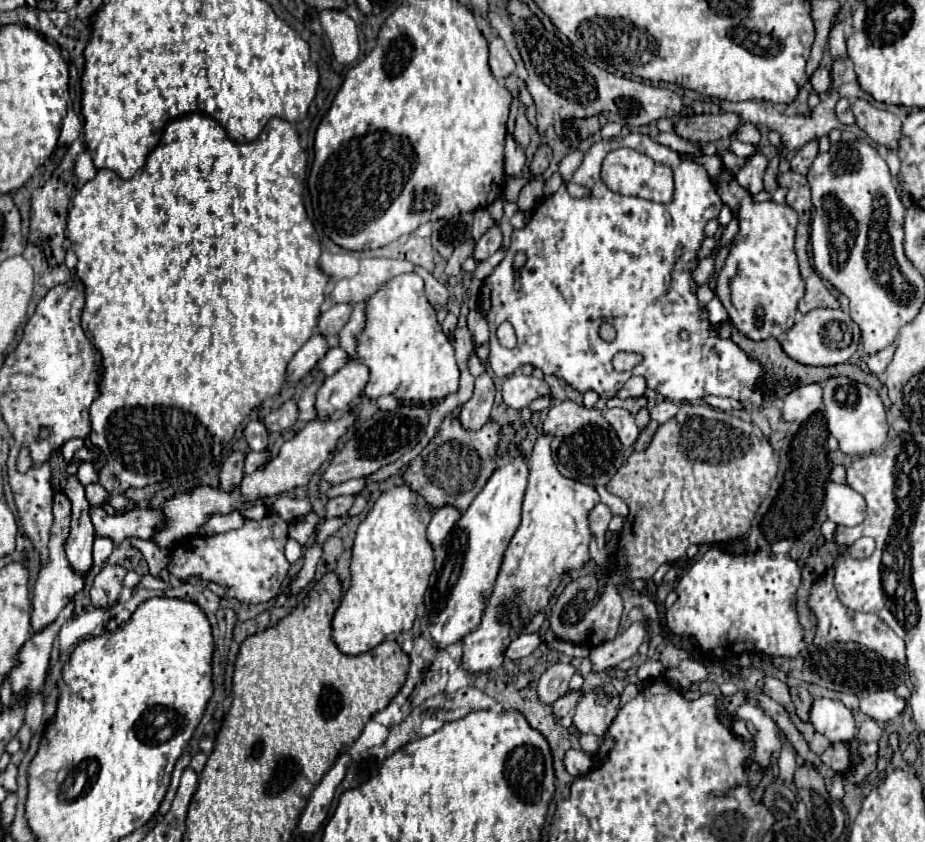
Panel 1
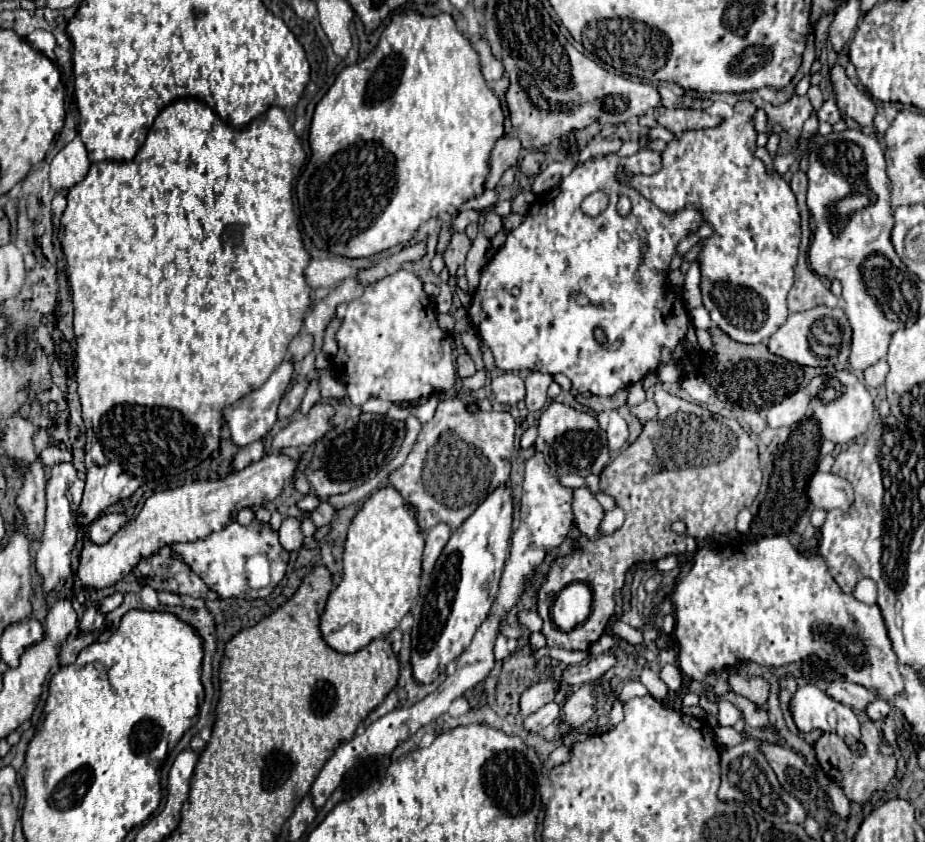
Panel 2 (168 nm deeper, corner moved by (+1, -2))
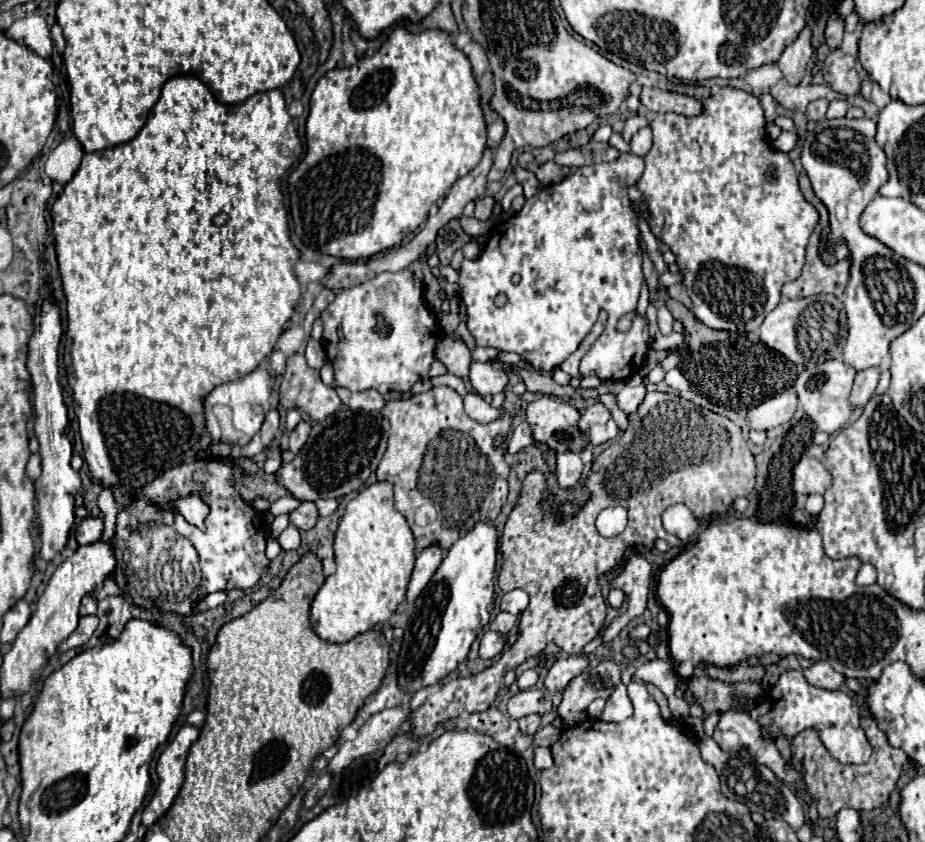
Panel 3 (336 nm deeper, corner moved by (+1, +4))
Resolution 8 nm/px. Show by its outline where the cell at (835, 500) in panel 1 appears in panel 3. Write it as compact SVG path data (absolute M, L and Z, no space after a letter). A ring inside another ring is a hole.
M803 456L795 466L793 466L793 478L791 486L797 494L823 494L831 484L831 476L825 470L823 462L817 458L807 458Z

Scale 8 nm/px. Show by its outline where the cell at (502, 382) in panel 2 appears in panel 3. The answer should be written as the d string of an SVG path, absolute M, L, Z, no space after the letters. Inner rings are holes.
M471 362L469 368L469 382L473 390L481 396L499 394L505 390L509 374L503 368L495 368L489 362Z

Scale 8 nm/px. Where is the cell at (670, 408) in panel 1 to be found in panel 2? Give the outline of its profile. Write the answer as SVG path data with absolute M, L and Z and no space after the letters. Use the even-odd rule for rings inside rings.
M645 400L643 404L635 406L631 412L645 424L645 422L649 422L649 420L653 420L657 416L657 404L653 400Z

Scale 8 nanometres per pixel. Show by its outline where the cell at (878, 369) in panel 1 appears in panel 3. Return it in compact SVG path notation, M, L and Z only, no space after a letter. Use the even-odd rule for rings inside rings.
M867 368L855 376L853 390L849 394L849 404L853 404L853 410L859 410L867 404L867 400L875 394L879 382L879 370L877 368Z

